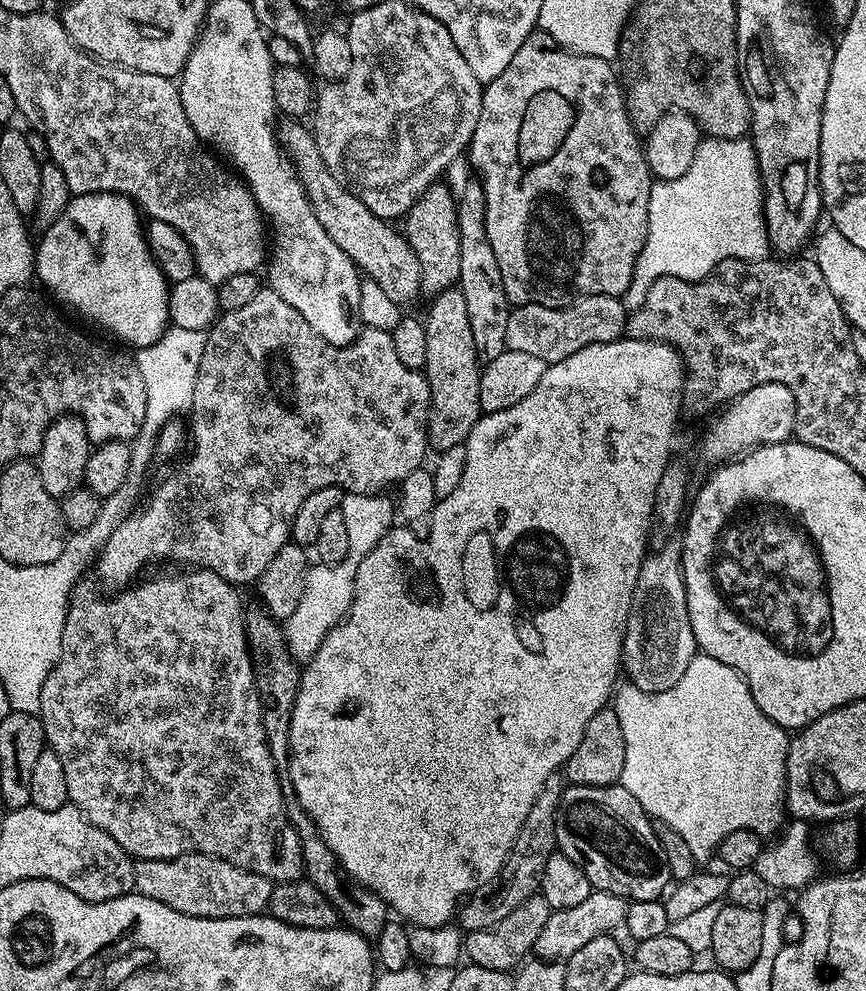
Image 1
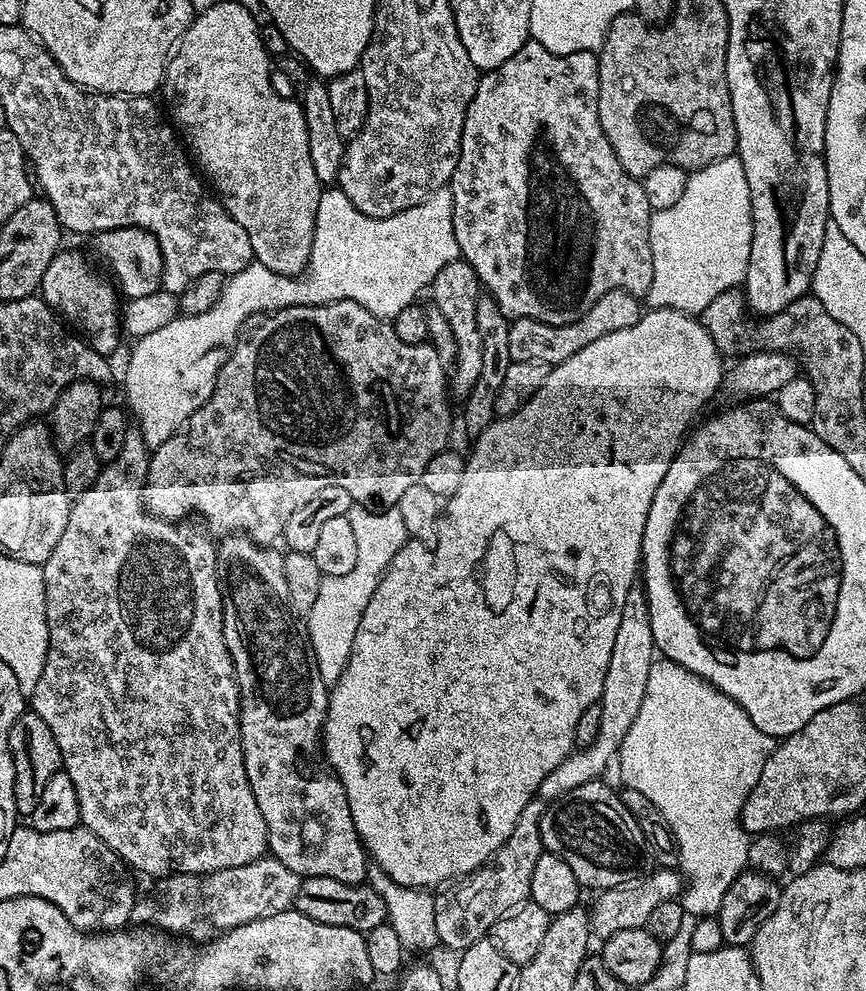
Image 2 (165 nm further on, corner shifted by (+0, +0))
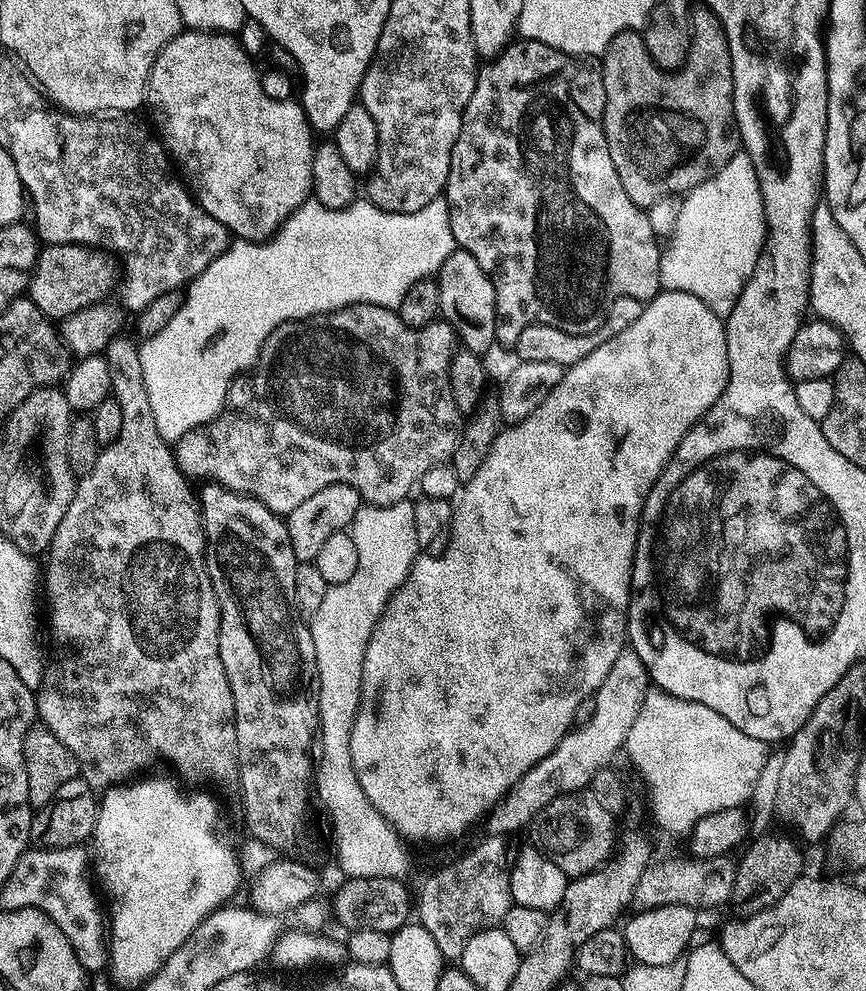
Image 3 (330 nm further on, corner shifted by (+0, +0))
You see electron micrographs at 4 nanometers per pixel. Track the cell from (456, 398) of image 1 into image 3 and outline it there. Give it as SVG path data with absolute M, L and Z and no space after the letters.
M457 248L442 262L438 279L438 298L440 299L440 316L447 320L454 329L459 343L467 351L485 354L496 344L496 299L494 298L494 282L478 266L478 258L465 248Z

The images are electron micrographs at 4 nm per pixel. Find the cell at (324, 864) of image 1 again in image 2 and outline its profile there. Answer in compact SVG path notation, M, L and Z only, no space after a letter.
M228 534L223 537L224 541L219 541L216 544L216 581L220 583L220 593L224 599L224 641L226 642L226 650L230 650L230 658L232 665L236 671L236 681L238 682L238 690L240 691L240 741L242 742L242 754L244 755L244 765L246 766L246 778L250 778L250 786L254 790L254 802L258 802L258 810L262 810L262 819L266 822L266 834L268 835L268 852L271 859L282 862L282 866L286 866L289 870L294 870L294 874L298 874L301 878L306 876L325 876L326 878L334 878L338 882L346 882L347 884L364 884L368 878L368 869L370 867L370 857L364 851L364 843L360 841L358 830L354 826L354 818L350 810L350 802L346 798L346 790L342 786L342 782L336 776L336 773L328 767L322 755L322 733L324 731L324 719L328 713L328 693L330 691L329 685L322 682L322 674L318 674L318 662L316 655L312 649L312 643L308 637L308 630L305 621L297 616L291 608L288 607L290 602L290 590L286 590L286 573L282 570L283 555L275 547L267 544L255 544L247 534Z

